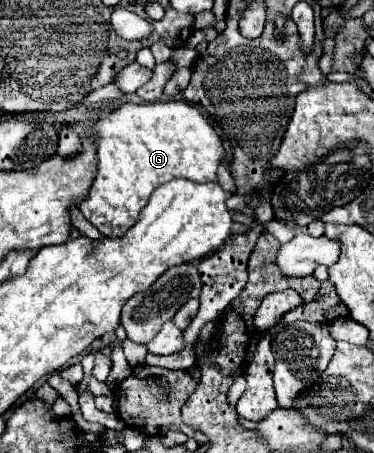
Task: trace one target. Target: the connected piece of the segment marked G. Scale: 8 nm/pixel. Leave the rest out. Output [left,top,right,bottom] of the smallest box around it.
[80,101,226,237]

